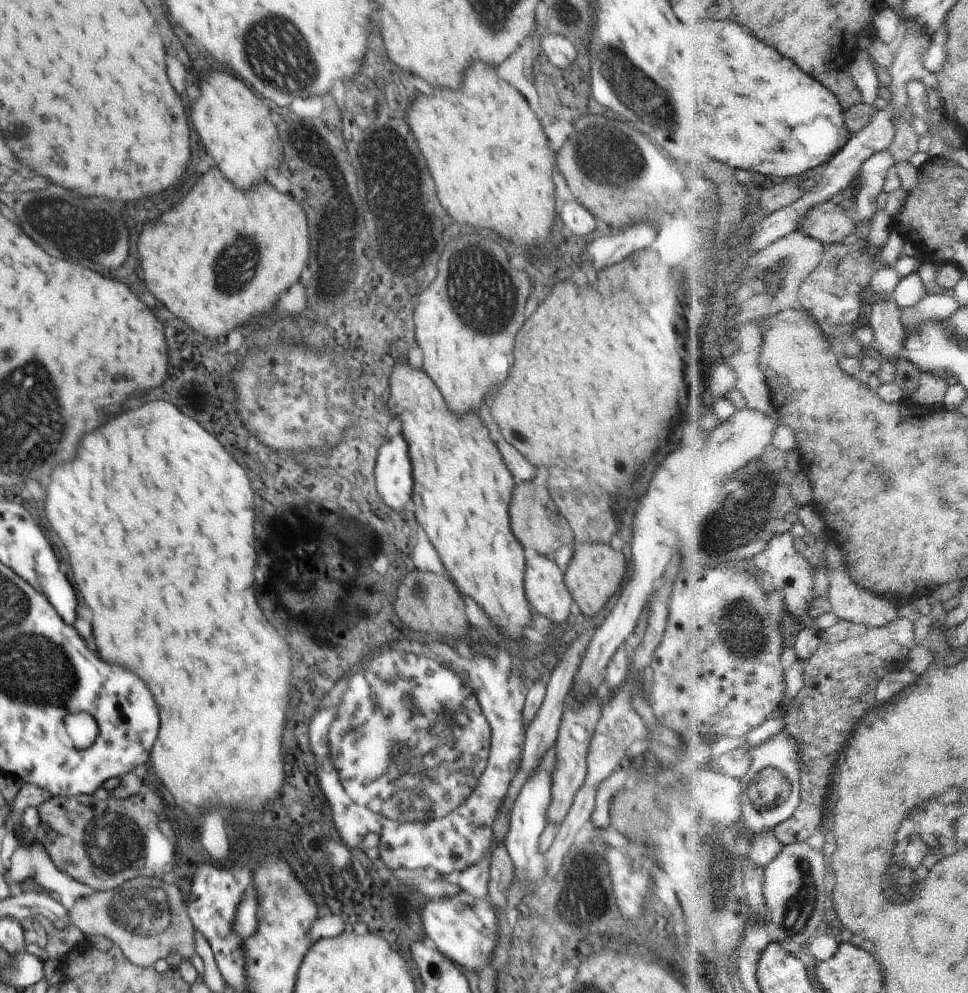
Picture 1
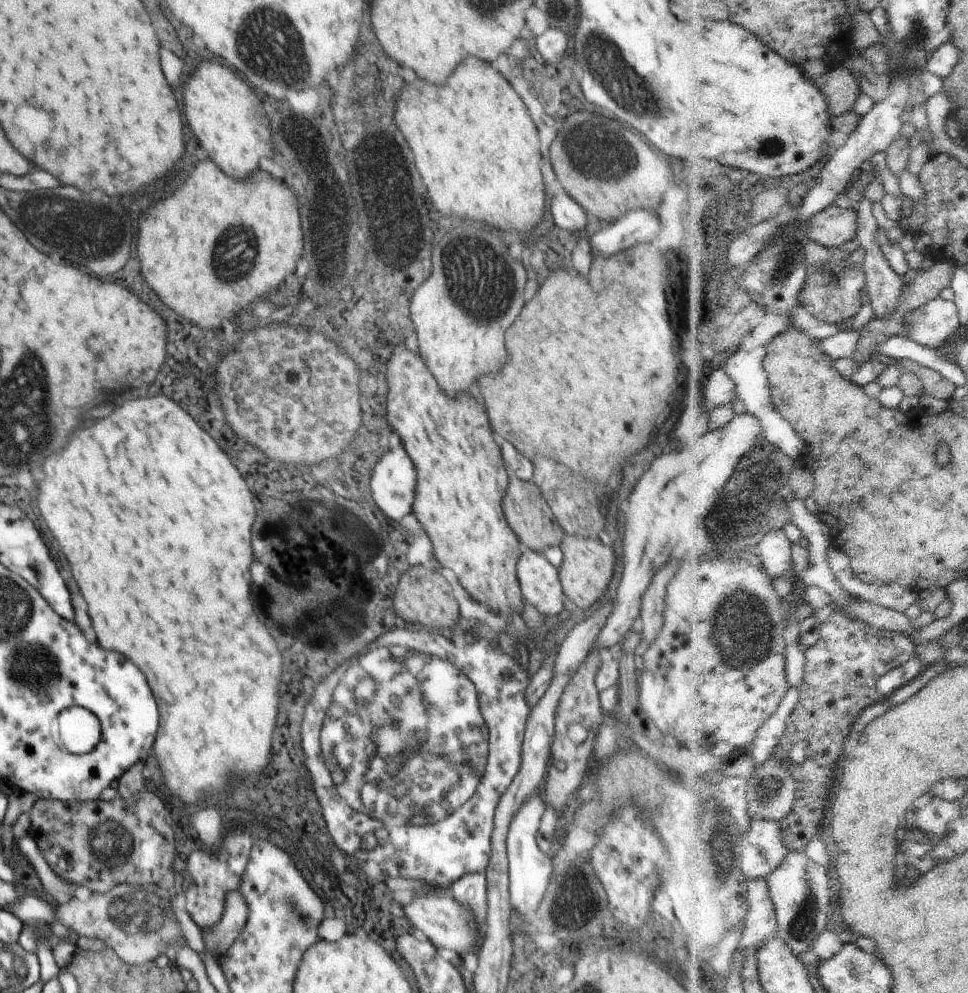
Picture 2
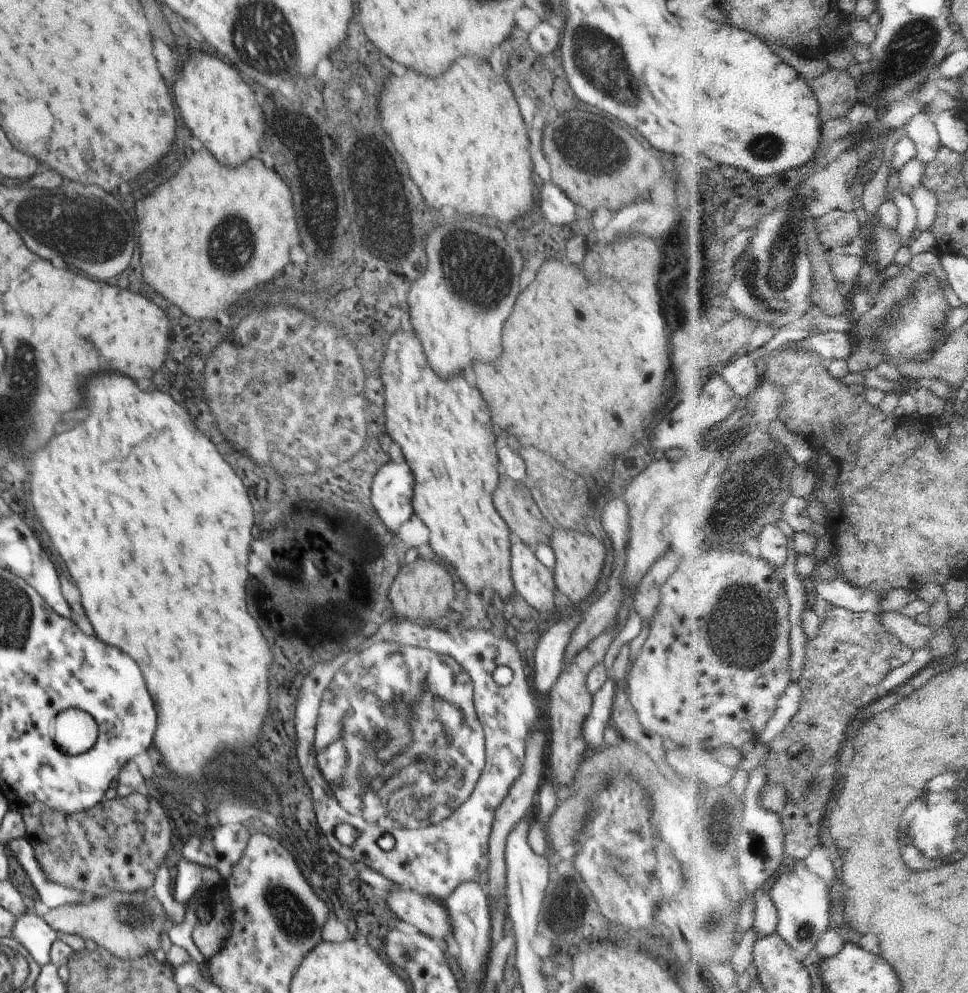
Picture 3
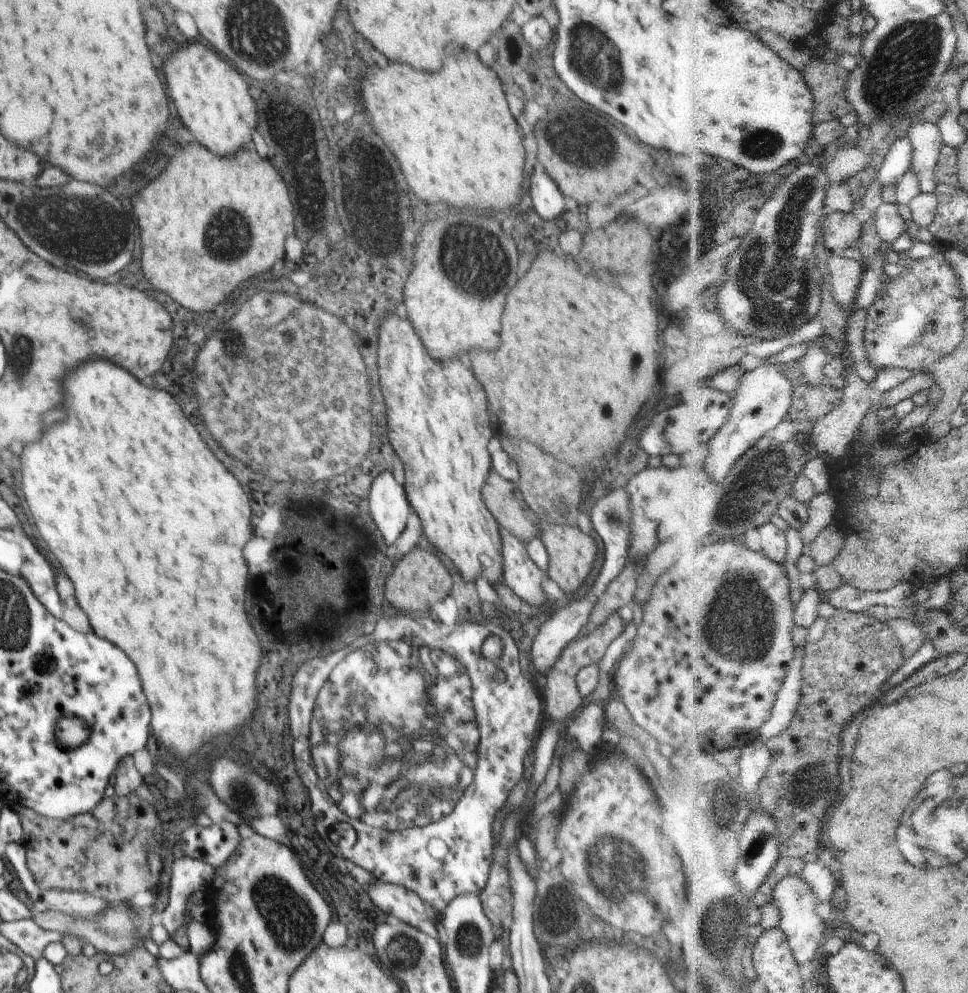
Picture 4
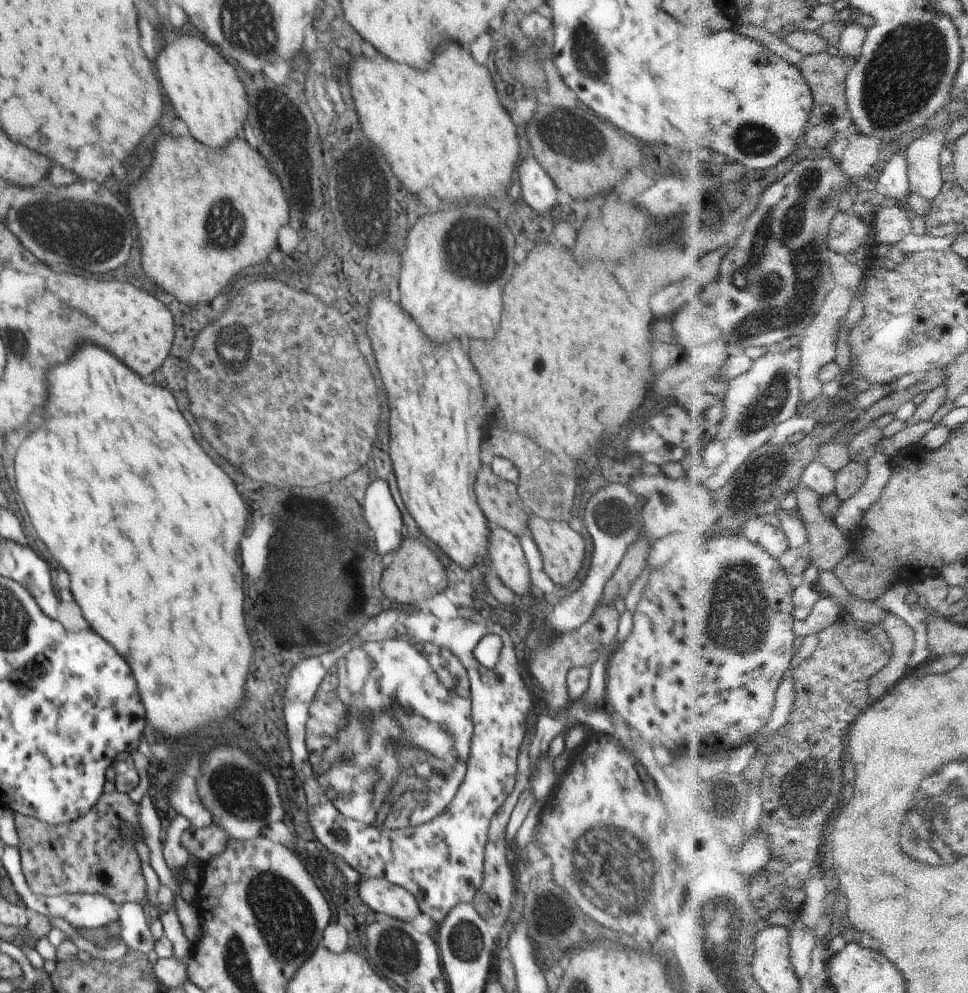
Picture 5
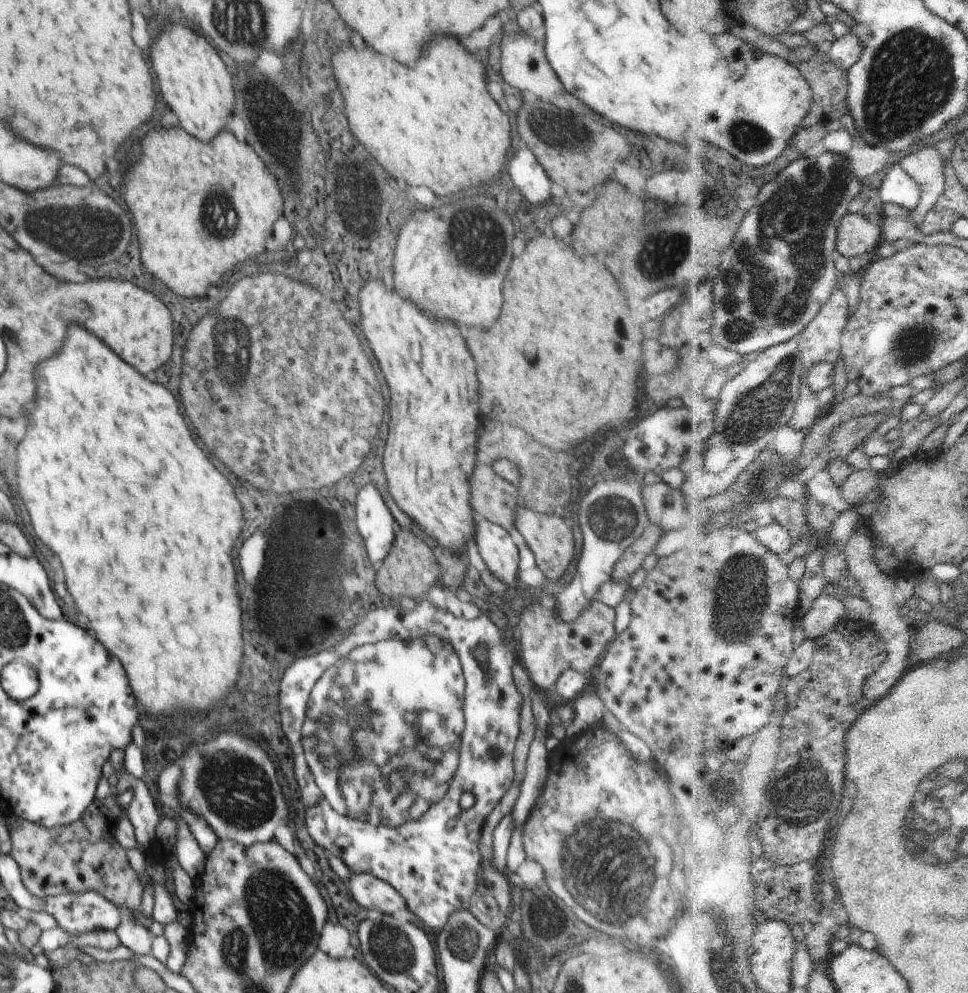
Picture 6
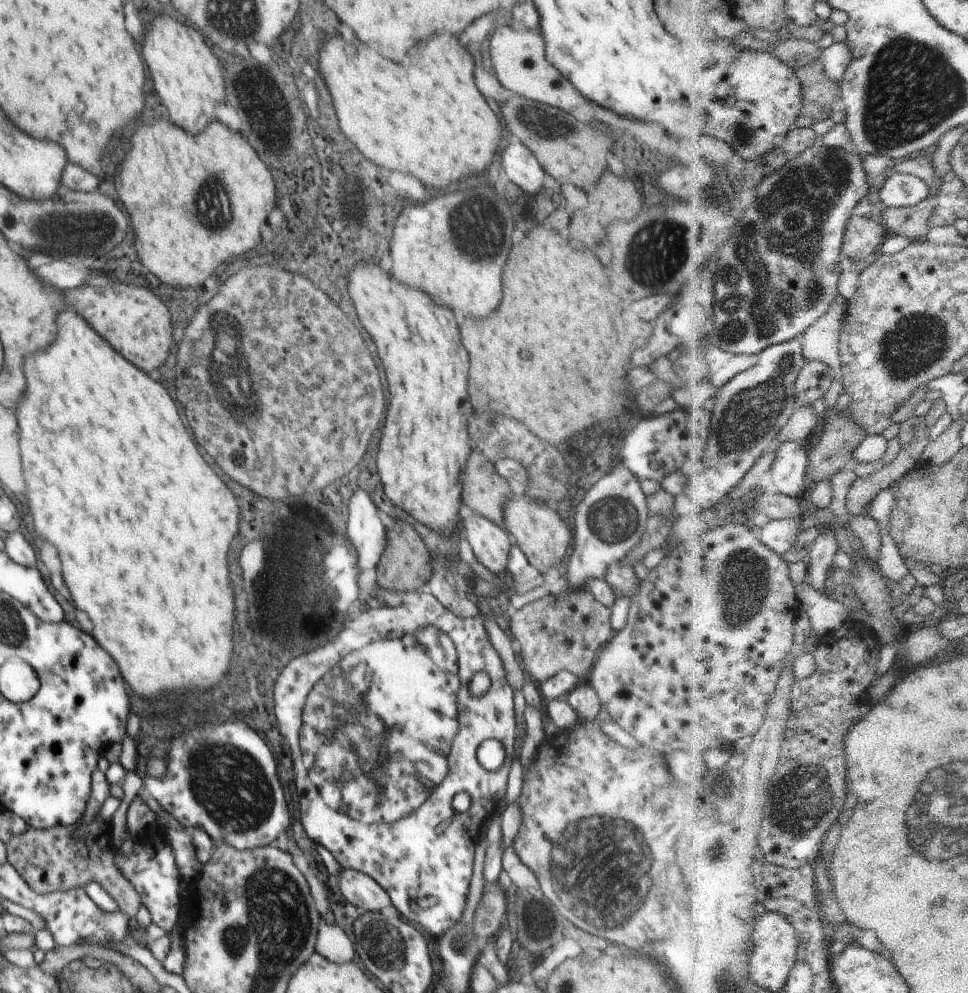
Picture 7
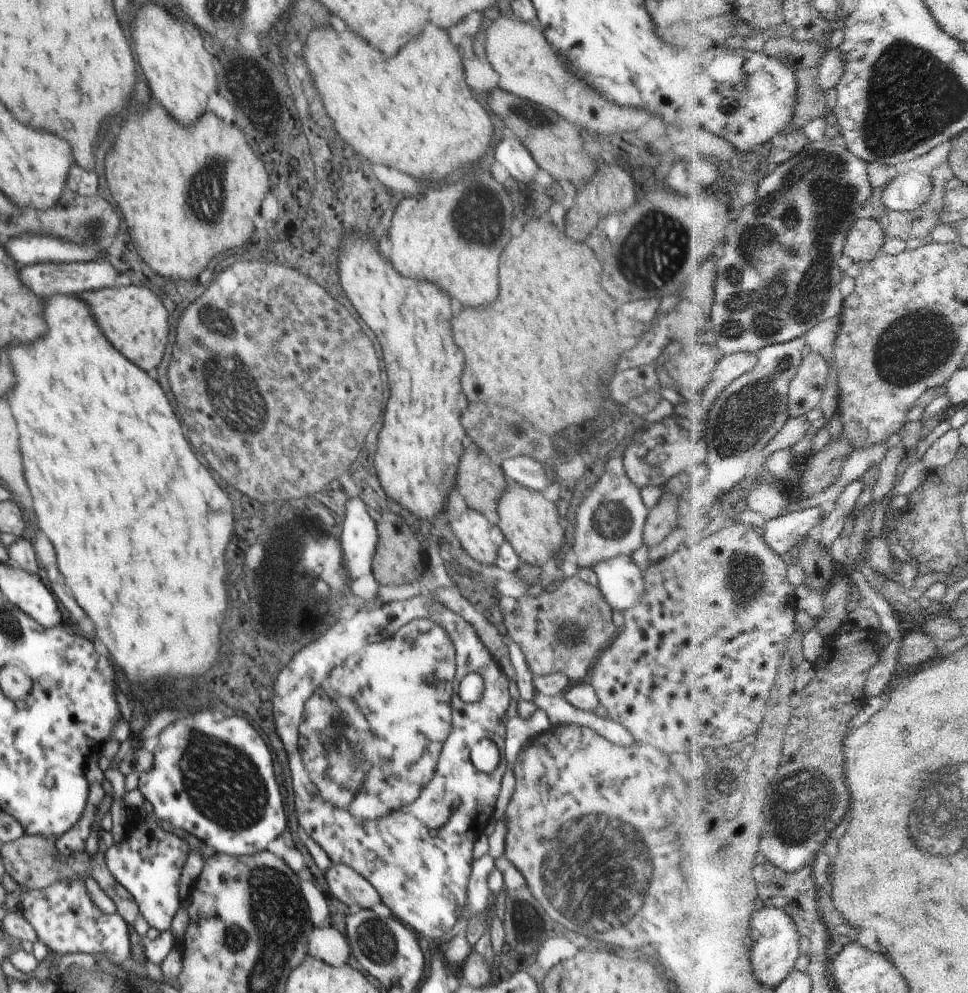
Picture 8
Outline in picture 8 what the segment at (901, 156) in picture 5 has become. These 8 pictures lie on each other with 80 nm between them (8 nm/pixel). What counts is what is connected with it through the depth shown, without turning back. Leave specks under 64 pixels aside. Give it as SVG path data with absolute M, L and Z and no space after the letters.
M918 171L898 174L882 192L882 201L888 210L915 211L932 197L935 184L931 175Z

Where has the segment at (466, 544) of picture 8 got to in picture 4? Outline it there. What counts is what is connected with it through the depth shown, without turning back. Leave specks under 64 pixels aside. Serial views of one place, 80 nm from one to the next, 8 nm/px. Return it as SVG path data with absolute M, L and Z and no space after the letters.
M500 527L503 542L503 580L524 602L540 606L549 599L542 589L544 570L529 557L527 546L509 530Z

